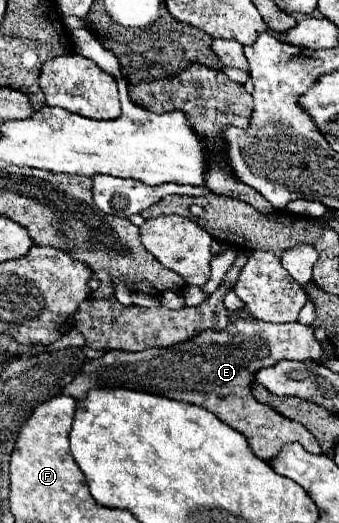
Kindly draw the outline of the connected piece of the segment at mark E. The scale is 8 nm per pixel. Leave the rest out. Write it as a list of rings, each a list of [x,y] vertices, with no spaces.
[[[236,317],[224,331],[202,331],[186,343],[166,349],[144,351],[106,351],[98,359],[90,359],[74,375],[72,383],[62,389],[64,395],[84,399],[90,389],[138,389],[168,399],[186,401],[212,411],[220,421],[248,437],[252,451],[264,459],[274,459],[288,443],[298,441],[306,451],[320,455],[316,437],[304,425],[282,417],[268,405],[260,405],[252,393],[252,373],[262,367],[276,365],[282,359],[318,361],[320,343],[316,341],[314,327],[302,323],[266,323],[250,317]]]

